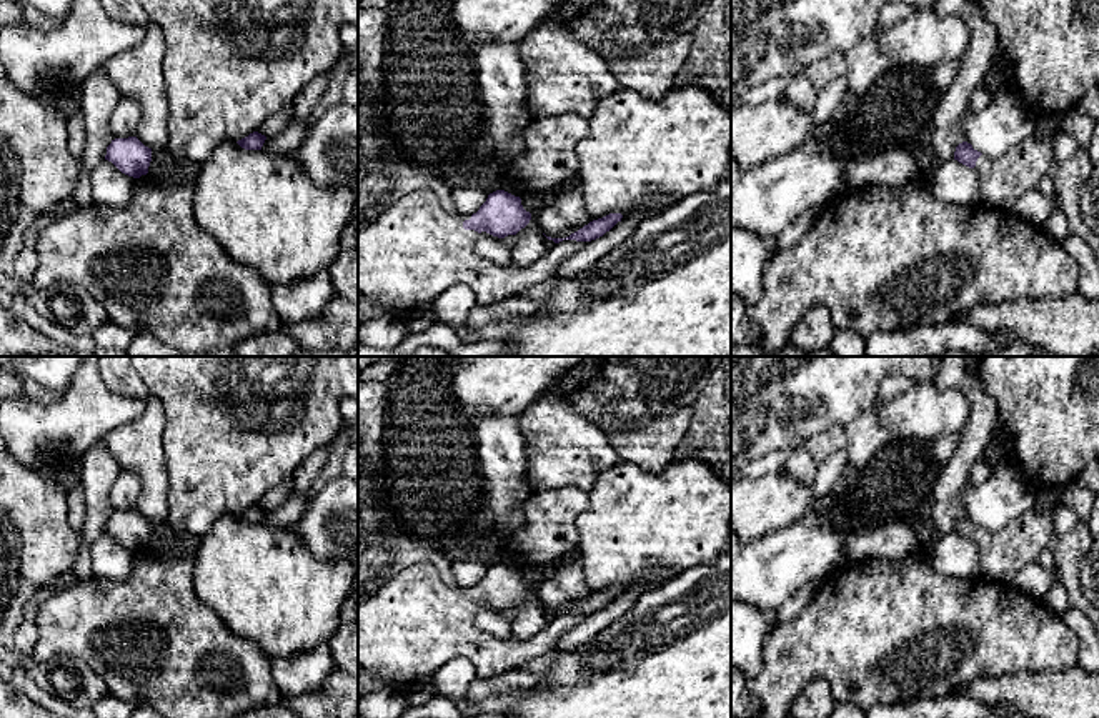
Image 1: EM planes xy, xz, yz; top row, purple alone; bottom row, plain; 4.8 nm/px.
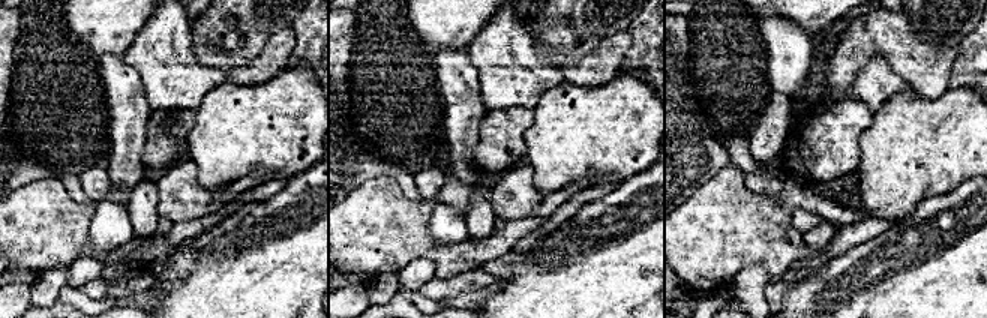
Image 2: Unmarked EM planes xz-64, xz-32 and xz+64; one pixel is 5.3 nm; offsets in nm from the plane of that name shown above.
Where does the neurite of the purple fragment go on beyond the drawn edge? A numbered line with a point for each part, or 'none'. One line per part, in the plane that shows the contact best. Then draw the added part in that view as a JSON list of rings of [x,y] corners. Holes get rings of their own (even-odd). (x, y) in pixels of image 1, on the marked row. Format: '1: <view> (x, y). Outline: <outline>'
none

